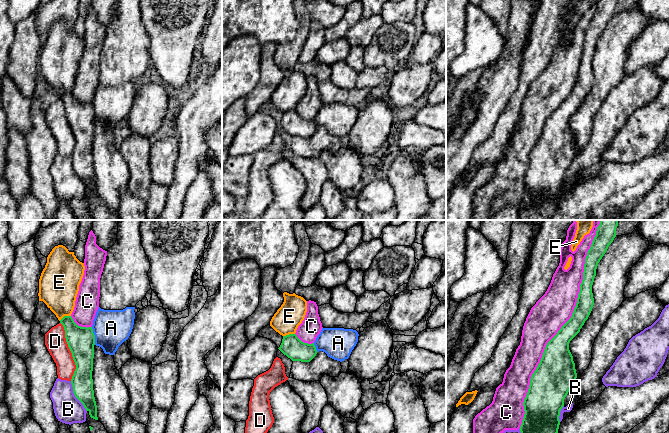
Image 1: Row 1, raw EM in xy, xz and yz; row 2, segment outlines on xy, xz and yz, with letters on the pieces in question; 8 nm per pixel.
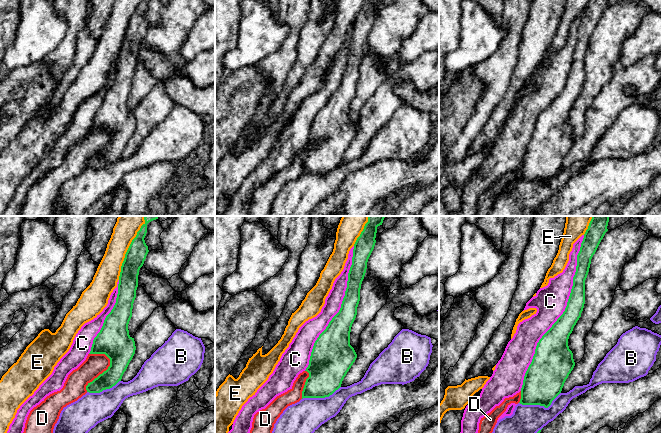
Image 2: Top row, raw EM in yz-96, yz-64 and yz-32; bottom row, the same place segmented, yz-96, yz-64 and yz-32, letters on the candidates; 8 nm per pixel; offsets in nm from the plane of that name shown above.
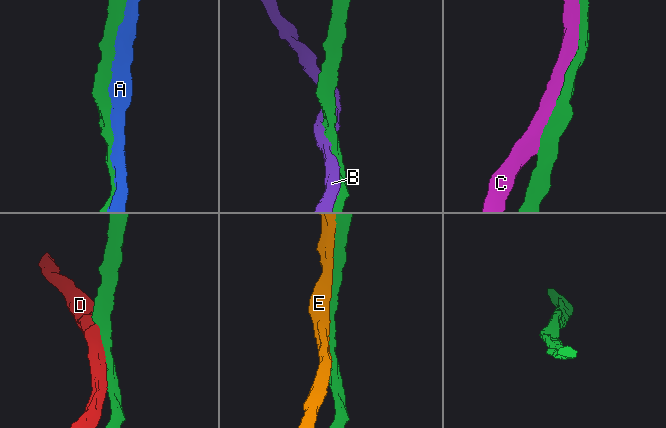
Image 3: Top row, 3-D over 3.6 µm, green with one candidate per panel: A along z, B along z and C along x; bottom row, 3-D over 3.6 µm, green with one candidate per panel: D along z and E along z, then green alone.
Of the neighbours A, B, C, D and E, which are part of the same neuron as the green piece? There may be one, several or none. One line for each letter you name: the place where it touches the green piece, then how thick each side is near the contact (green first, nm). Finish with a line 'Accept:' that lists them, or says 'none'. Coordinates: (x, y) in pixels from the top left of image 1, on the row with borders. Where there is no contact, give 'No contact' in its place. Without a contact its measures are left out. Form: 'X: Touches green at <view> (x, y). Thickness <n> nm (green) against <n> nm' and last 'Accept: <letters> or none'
Accept: none

